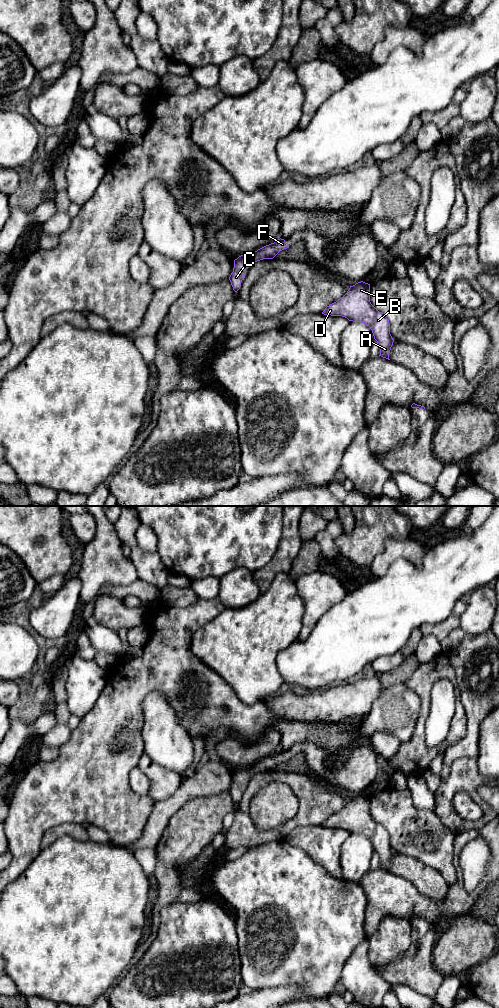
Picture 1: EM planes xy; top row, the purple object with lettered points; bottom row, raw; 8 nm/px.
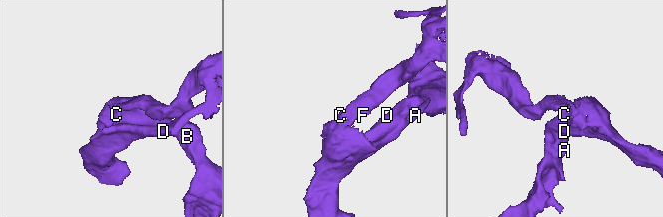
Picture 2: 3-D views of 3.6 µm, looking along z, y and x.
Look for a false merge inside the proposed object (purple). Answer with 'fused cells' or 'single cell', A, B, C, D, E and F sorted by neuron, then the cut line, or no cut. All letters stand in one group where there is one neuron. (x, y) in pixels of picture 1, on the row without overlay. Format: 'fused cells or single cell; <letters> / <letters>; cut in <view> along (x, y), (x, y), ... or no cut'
single cell; A B C D E F; no cut

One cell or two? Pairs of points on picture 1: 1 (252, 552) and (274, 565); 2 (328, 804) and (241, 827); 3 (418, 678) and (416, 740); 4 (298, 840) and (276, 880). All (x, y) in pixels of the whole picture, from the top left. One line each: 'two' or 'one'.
1: two
2: one
3: one
4: two

